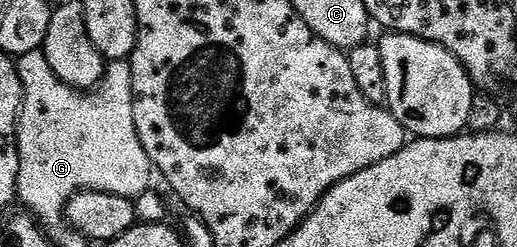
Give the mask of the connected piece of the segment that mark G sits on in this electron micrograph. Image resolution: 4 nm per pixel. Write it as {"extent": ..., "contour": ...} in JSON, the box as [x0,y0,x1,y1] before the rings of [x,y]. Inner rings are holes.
{"extent":[16,50,152,228],"contour":[[[33,50],[21,55],[17,59],[16,65],[18,75],[22,81],[22,110],[18,114],[18,159],[20,160],[20,168],[18,169],[18,192],[16,198],[19,203],[23,202],[26,205],[23,207],[33,214],[43,227],[51,228],[50,226],[63,225],[68,200],[71,196],[80,193],[82,190],[99,190],[109,194],[119,194],[133,200],[138,195],[144,193],[145,190],[151,189],[150,174],[152,175],[152,167],[150,165],[150,158],[140,144],[140,136],[136,132],[136,124],[134,123],[134,89],[132,88],[132,68],[129,61],[110,62],[106,68],[106,75],[89,92],[73,90],[71,86],[61,82],[56,76],[56,72],[52,72],[52,68],[41,50]]]}

